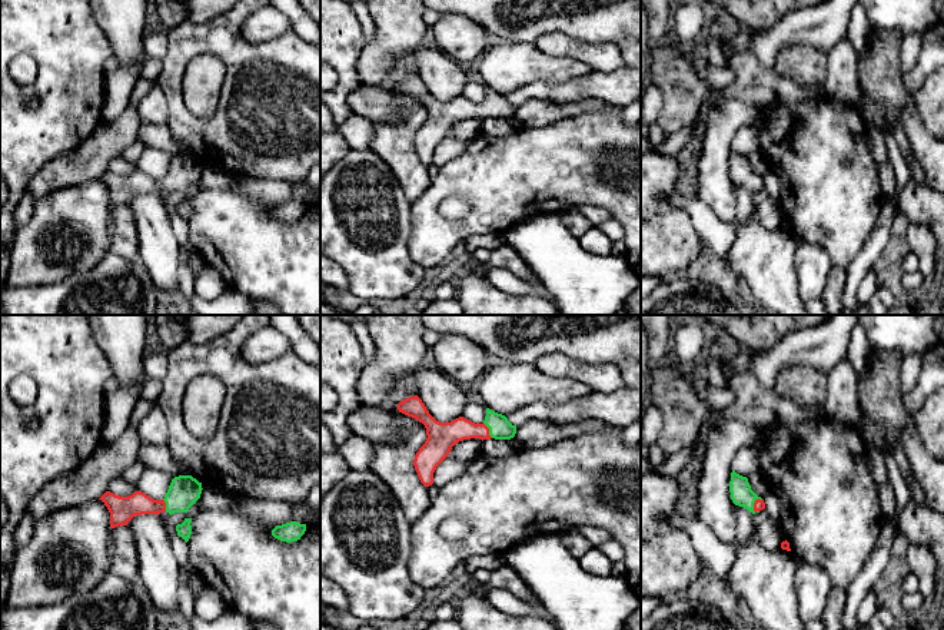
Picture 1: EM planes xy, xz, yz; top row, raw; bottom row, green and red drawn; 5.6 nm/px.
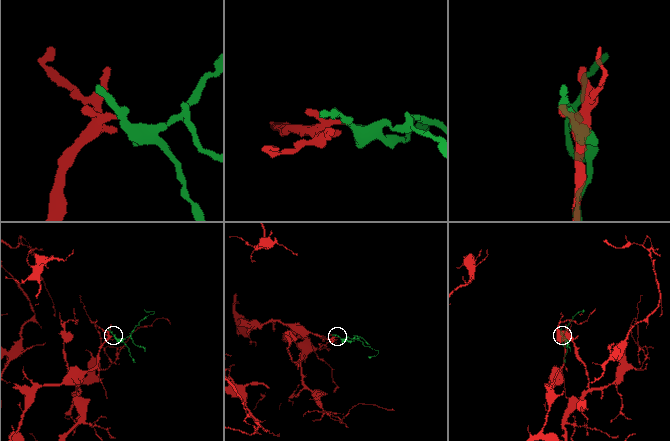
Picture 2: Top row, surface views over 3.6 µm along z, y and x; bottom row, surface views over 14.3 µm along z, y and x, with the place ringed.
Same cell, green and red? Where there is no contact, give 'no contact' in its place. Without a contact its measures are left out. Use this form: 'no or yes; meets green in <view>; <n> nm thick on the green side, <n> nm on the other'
yes; meets green in xz; 130 nm thick on the green side, 140 nm on the other

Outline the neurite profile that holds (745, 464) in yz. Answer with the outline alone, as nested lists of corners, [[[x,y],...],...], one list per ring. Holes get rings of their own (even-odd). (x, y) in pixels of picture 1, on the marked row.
[[[751,447],[741,448],[732,461],[732,470],[747,478],[757,472],[757,452]]]

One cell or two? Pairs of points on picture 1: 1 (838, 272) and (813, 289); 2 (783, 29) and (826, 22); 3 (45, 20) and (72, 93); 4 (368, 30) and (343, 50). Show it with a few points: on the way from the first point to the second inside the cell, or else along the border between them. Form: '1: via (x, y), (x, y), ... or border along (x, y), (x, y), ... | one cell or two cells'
1: border along (833, 265), (820, 298) | two cells
2: via (793, 29), (815, 25) | one cell
3: via (63, 39), (70, 49), (70, 75) | one cell
4: border along (354, 15), (366, 40) | two cells

